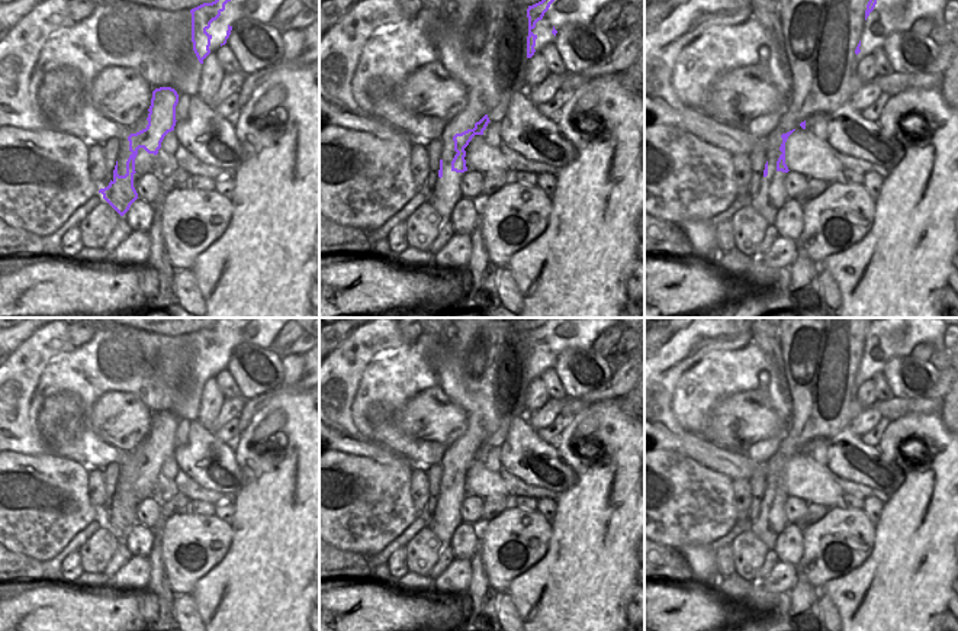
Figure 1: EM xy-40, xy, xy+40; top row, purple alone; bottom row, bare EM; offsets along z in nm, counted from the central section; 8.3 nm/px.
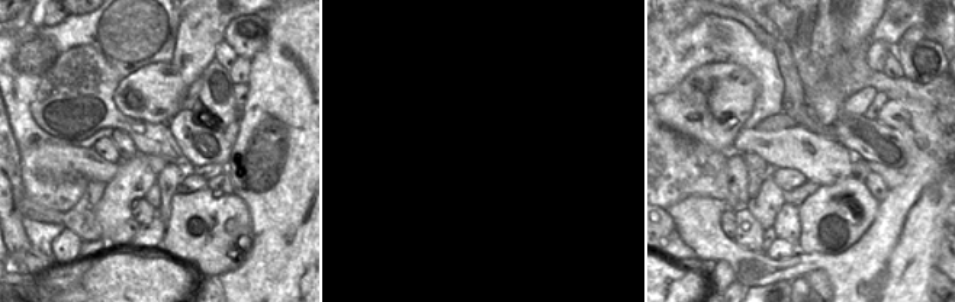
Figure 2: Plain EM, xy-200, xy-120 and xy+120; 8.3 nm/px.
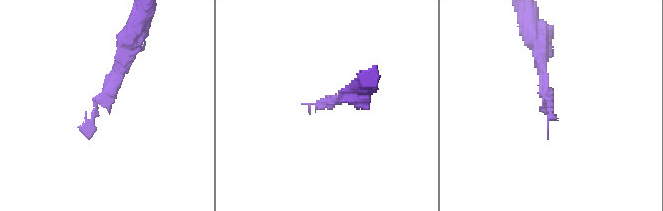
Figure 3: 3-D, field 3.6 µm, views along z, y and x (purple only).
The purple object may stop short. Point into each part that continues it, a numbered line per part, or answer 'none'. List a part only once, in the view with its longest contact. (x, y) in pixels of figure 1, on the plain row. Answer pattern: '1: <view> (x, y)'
1: xy-40 (144, 486)

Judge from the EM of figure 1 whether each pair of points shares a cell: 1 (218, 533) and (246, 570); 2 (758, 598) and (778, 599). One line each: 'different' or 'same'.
1: different
2: same

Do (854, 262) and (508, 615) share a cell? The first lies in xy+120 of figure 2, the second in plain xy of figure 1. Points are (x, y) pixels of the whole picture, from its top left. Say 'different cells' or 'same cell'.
different cells

